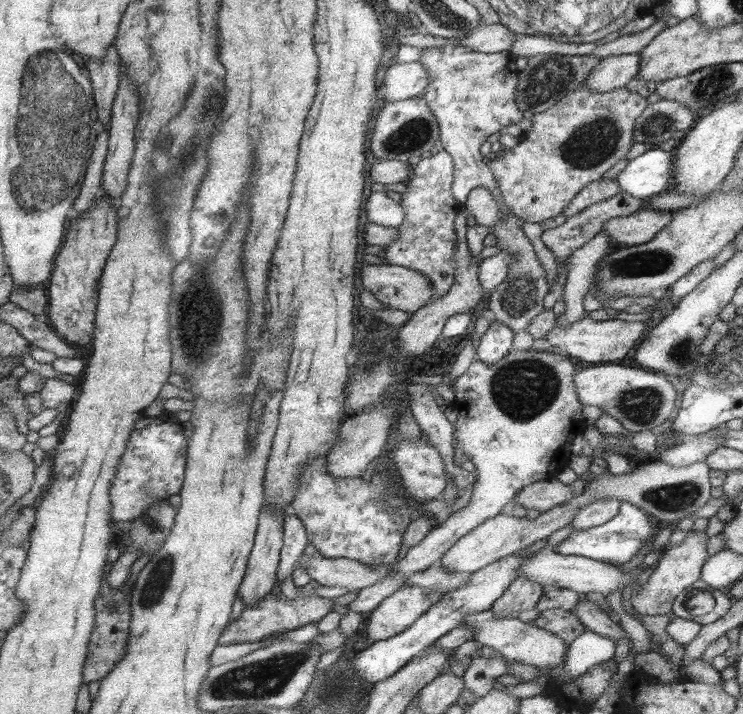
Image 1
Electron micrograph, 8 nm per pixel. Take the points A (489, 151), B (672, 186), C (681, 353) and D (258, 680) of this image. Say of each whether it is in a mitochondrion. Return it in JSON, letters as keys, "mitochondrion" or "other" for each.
{"A":"other","B":"other","C":"mitochondrion","D":"mitochondrion"}

